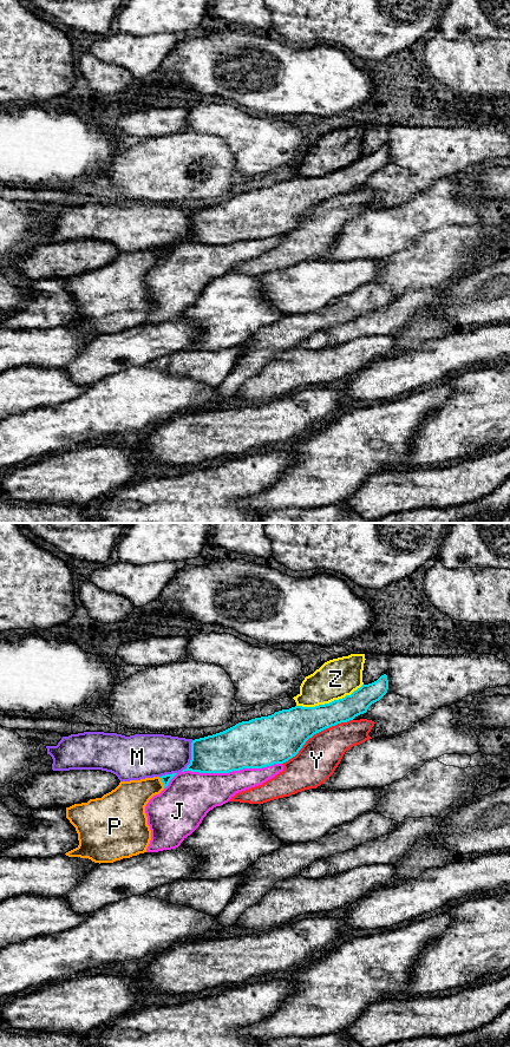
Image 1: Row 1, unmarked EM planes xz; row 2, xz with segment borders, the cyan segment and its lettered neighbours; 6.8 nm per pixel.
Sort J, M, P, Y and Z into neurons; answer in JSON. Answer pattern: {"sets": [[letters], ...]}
{"sets": [["J"], ["M"], ["P"], ["Y"], ["Z"]]}

